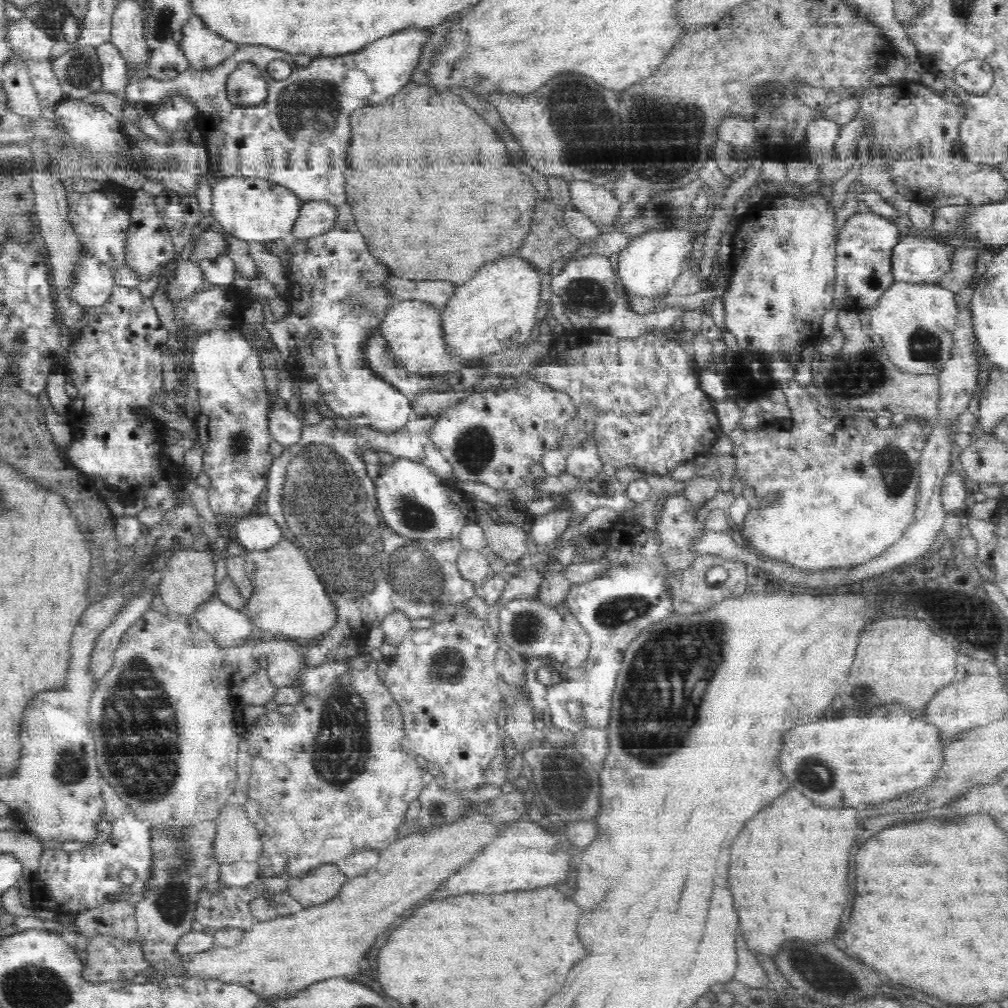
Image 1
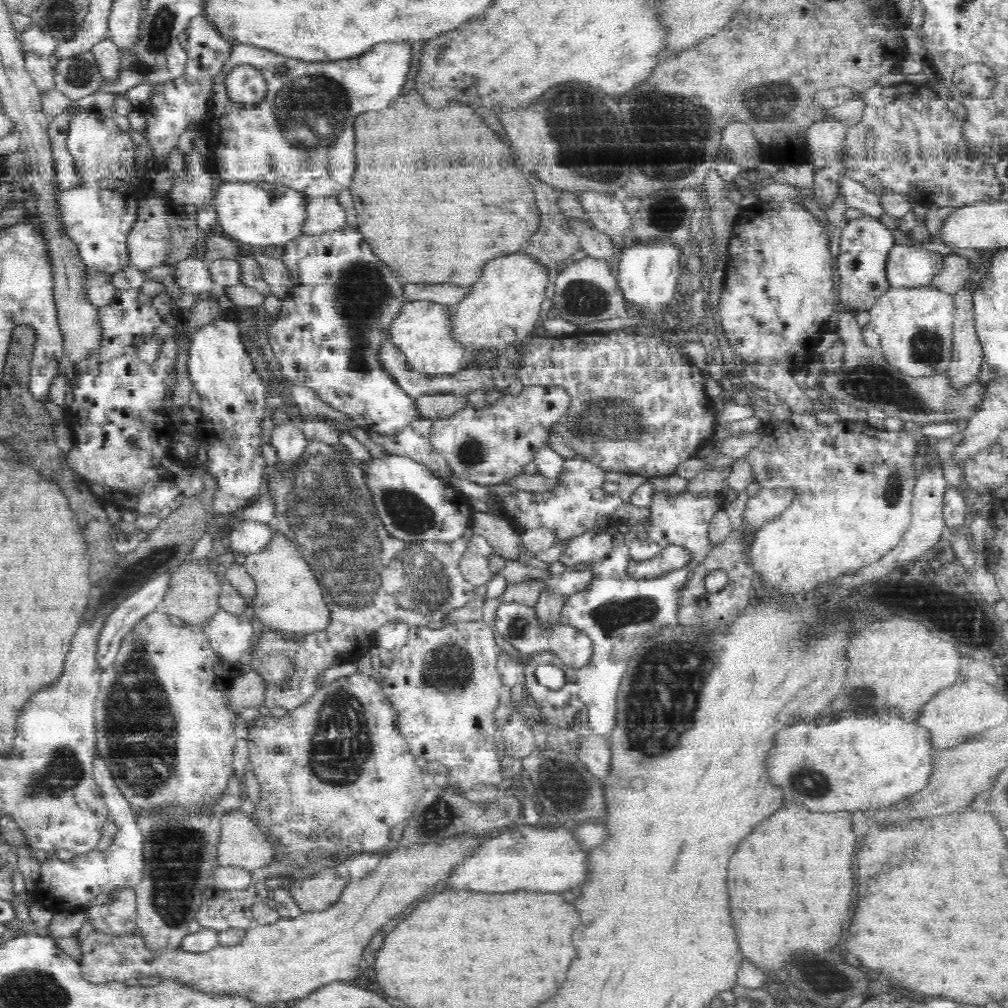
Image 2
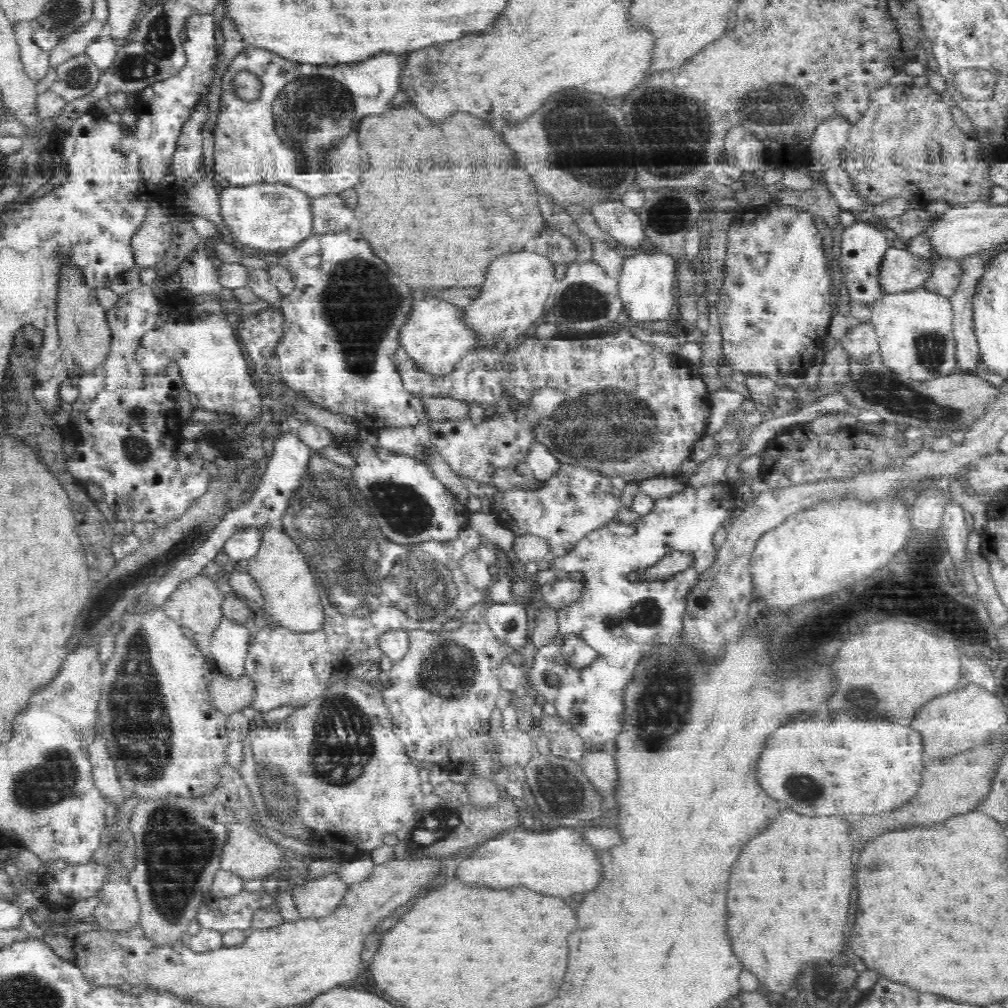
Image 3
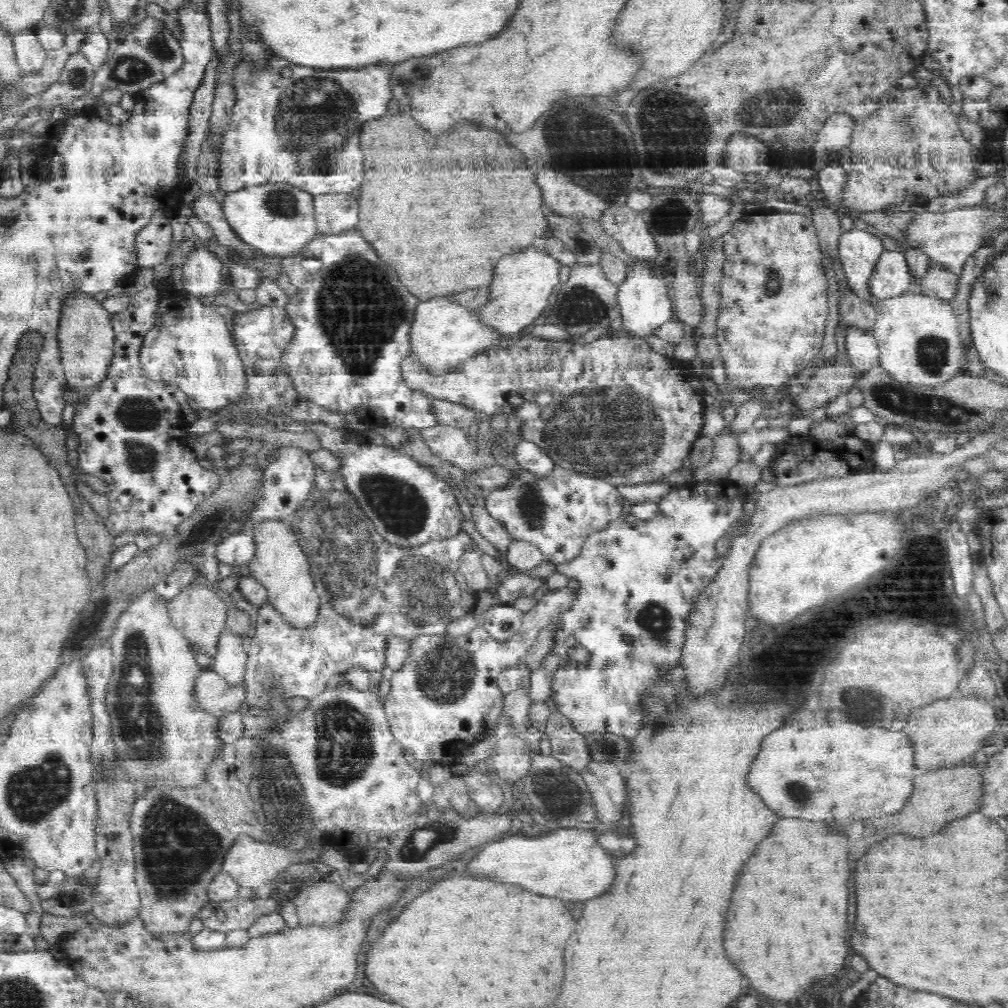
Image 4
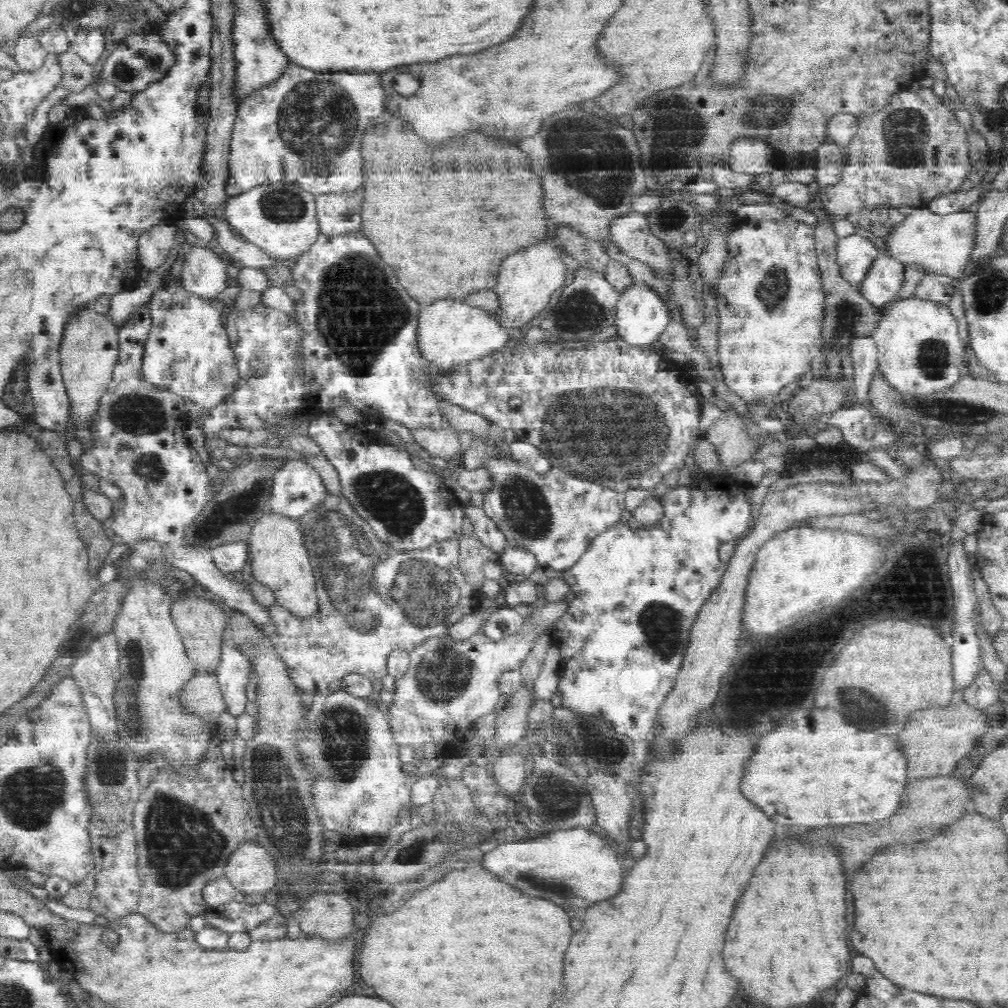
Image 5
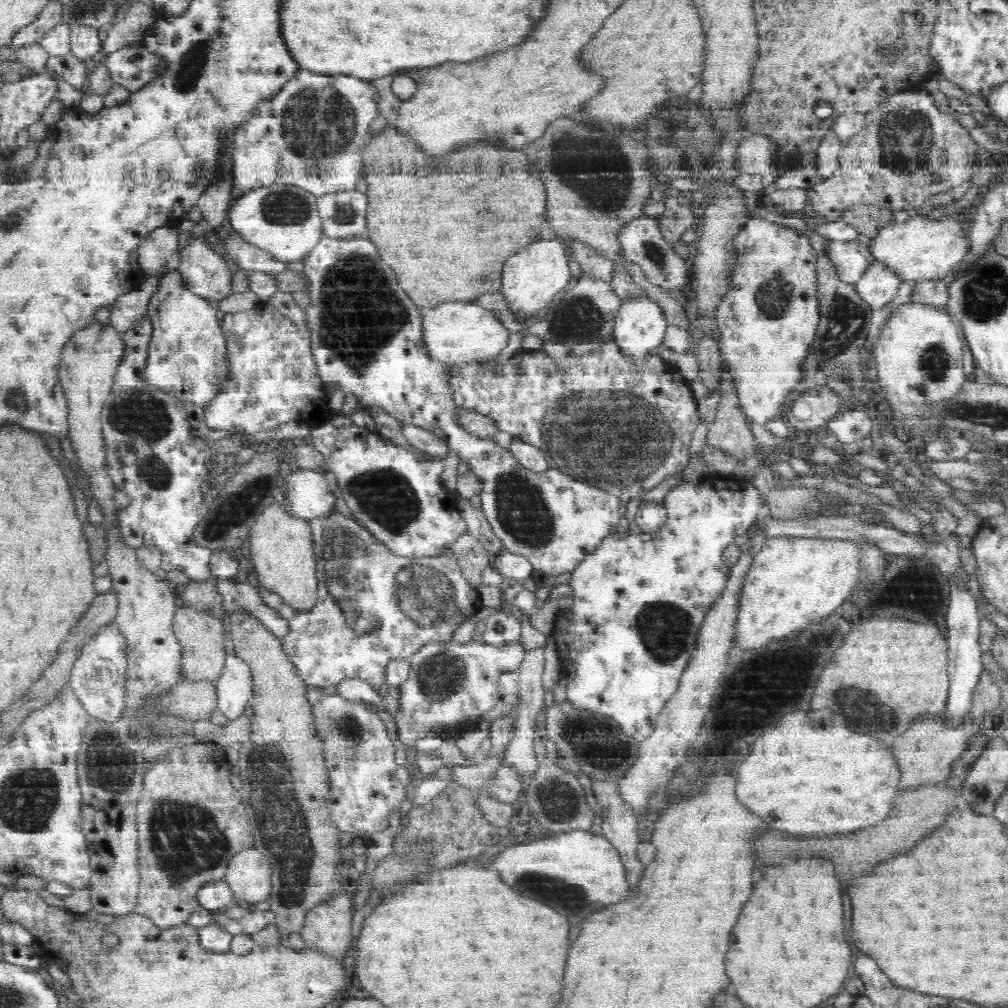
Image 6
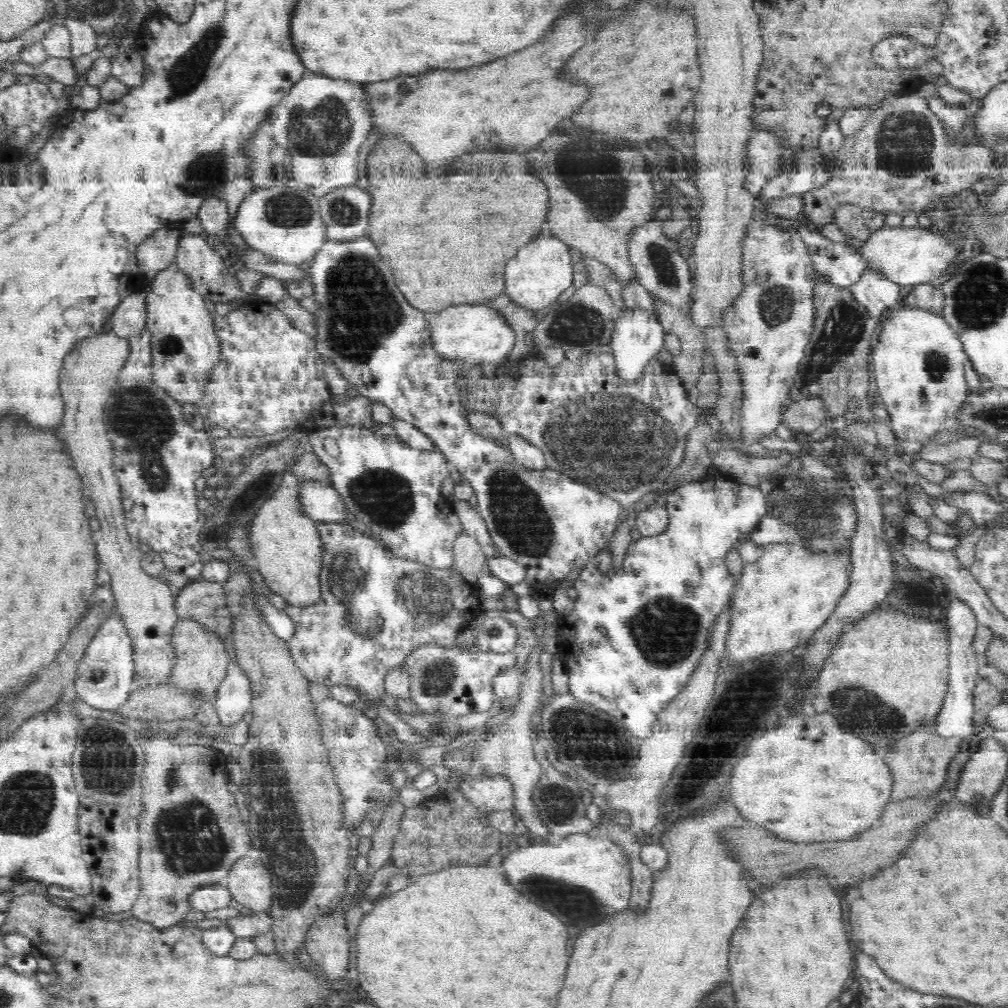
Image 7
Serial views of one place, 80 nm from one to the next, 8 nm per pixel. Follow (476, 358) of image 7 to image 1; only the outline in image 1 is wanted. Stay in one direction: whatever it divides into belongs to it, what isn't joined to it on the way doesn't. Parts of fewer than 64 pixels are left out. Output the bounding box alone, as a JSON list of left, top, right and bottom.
[380,300,462,376]

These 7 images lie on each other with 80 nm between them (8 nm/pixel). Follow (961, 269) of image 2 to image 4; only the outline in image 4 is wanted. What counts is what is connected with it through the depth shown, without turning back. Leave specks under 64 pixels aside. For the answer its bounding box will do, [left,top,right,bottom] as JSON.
[917,261,958,301]

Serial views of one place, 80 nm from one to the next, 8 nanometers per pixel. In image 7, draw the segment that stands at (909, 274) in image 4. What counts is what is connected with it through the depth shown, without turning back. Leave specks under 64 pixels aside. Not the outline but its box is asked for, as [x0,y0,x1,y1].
[850,268,900,319]

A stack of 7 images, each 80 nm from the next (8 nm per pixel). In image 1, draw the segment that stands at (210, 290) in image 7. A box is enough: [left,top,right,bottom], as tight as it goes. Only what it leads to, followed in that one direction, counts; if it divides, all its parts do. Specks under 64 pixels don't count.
[166,261,204,302]

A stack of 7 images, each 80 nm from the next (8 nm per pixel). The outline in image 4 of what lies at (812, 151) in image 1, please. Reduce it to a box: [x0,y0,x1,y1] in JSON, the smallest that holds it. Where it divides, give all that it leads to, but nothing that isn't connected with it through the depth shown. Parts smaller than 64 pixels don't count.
[813,113,855,172]

